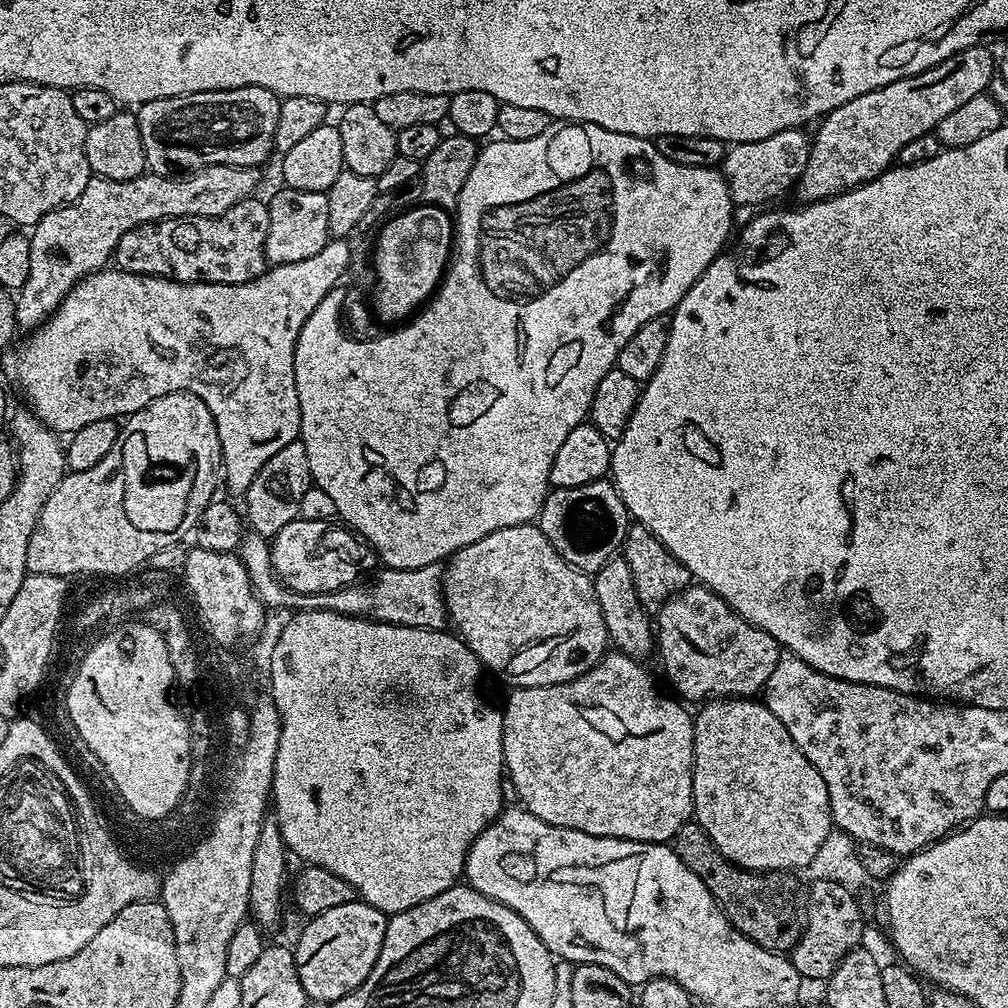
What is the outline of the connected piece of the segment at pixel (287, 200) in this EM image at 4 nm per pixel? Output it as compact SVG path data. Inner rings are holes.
M285 187L284 192L277 194L268 204L270 214L270 230L264 247L264 259L269 265L289 264L290 262L302 262L302 258L314 258L314 254L322 251L330 239L330 206L328 205L327 192L307 192L306 190L294 190Z

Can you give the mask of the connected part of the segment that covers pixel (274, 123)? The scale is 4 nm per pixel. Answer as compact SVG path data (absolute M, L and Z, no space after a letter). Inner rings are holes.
M244 84L241 88L231 88L230 90L218 90L217 92L199 92L198 94L186 94L185 96L175 96L174 98L158 98L154 102L146 102L139 105L138 111L135 113L138 122L138 130L142 134L142 146L146 150L146 162L148 168L155 175L170 176L174 170L180 174L191 174L209 164L229 164L230 166L246 166L247 168L255 168L263 165L263 160L268 155L273 155L276 143L274 142L275 131L278 130L278 110L280 109L281 97L271 92L269 88L262 86L250 86Z

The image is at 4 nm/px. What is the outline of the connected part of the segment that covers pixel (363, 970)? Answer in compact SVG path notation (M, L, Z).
M357 898L346 902L346 906L334 906L326 914L313 916L307 923L294 943L298 978L309 1001L330 1006L338 998L358 990L374 970L378 954L382 954L388 916Z

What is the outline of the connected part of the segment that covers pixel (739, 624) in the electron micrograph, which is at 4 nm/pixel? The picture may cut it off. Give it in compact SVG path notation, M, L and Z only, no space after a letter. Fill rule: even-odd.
M703 586L683 588L662 605L658 613L658 652L664 659L664 672L670 683L676 687L675 695L681 701L718 700L721 698L752 698L763 693L774 666L782 654L780 643L766 630L755 628L743 620L717 592Z

